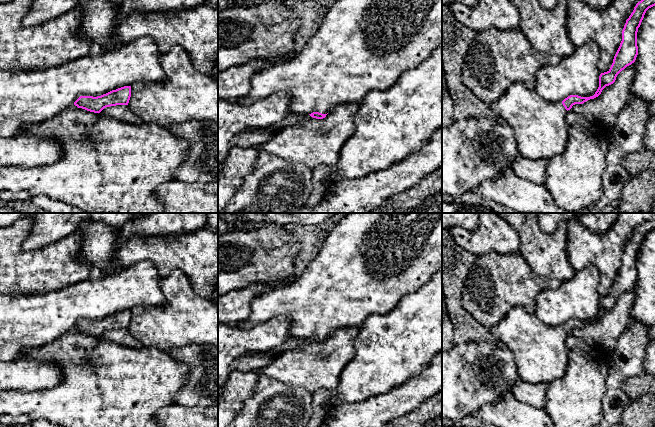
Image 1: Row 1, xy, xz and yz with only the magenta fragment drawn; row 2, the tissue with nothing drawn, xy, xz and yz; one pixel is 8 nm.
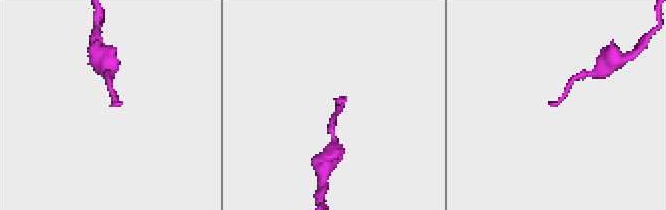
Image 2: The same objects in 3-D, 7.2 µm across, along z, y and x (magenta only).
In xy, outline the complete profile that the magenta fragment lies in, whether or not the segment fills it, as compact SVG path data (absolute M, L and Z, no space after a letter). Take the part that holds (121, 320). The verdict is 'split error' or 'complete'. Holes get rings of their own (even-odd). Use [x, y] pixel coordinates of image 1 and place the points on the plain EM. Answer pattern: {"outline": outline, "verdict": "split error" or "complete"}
{"outline": "M124 310L97 321L80 320L74 329L90 336L100 337L106 331L128 329L130 321L131 310Z", "verdict": "complete"}

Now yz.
{"outline": "M647 220L639 225L633 236L626 244L622 254L622 265L614 280L613 287L607 296L599 300L599 311L595 318L590 321L570 319L562 326L546 325L535 313L531 314L522 306L513 307L506 316L495 326L490 328L494 338L502 345L509 347L514 353L514 362L518 370L520 380L531 384L546 383L562 378L568 366L568 354L566 350L566 337L575 328L598 321L602 314L616 304L617 299L627 290L635 286L638 279L637 256L646 235L655 230L655 221Z", "verdict": "split error"}

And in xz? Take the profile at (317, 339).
{"outline": "M349 213L332 229L315 259L302 267L293 284L257 296L250 316L232 325L249 328L284 315L292 321L292 337L323 343L338 329L356 327L370 315L391 312L404 296L418 291L441 270L442 213Z", "verdict": "split error"}

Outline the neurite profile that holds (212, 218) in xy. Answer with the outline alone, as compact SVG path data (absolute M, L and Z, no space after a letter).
M207 213L207 223L213 230L218 231L218 213Z

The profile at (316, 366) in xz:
M362 325L343 327L323 343L312 342L302 349L287 351L258 374L311 393L318 389L337 389L342 370L355 354L354 343L361 328Z

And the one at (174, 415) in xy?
M170 404L157 410L155 417L162 427L218 427L218 406L183 406Z

